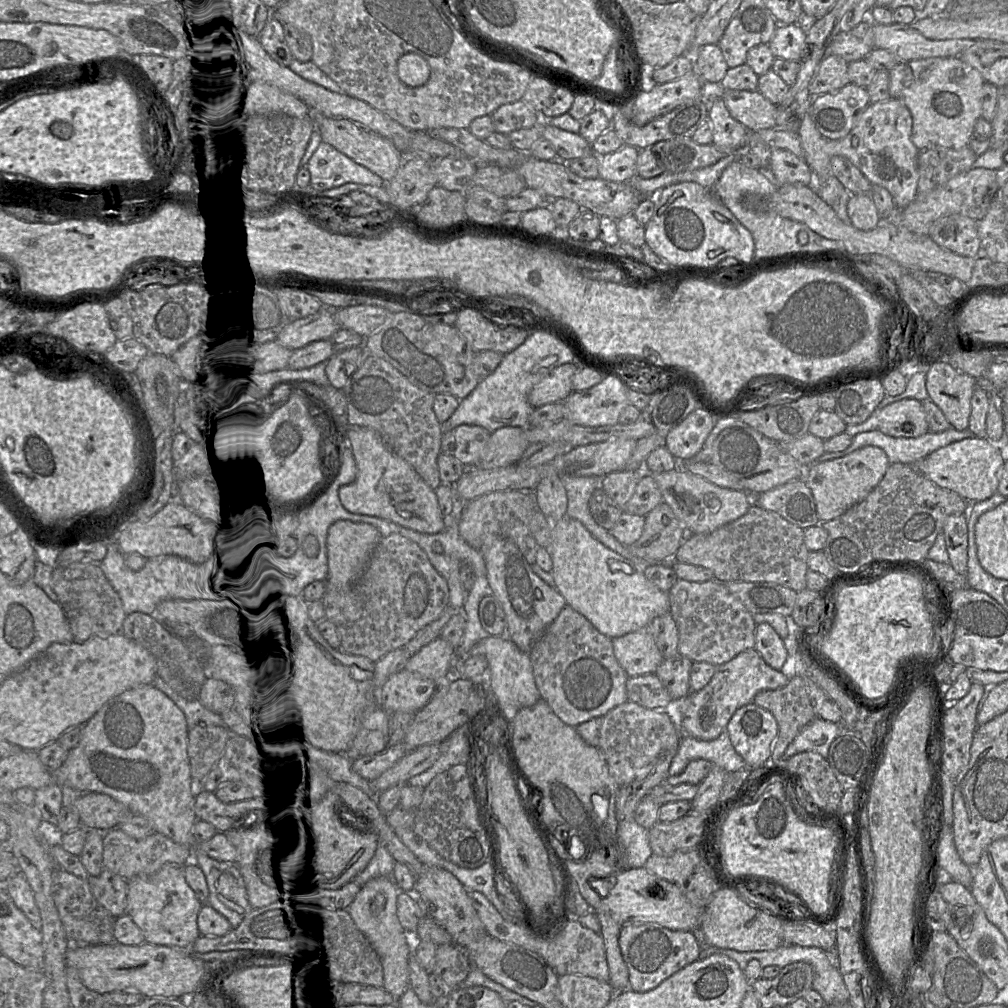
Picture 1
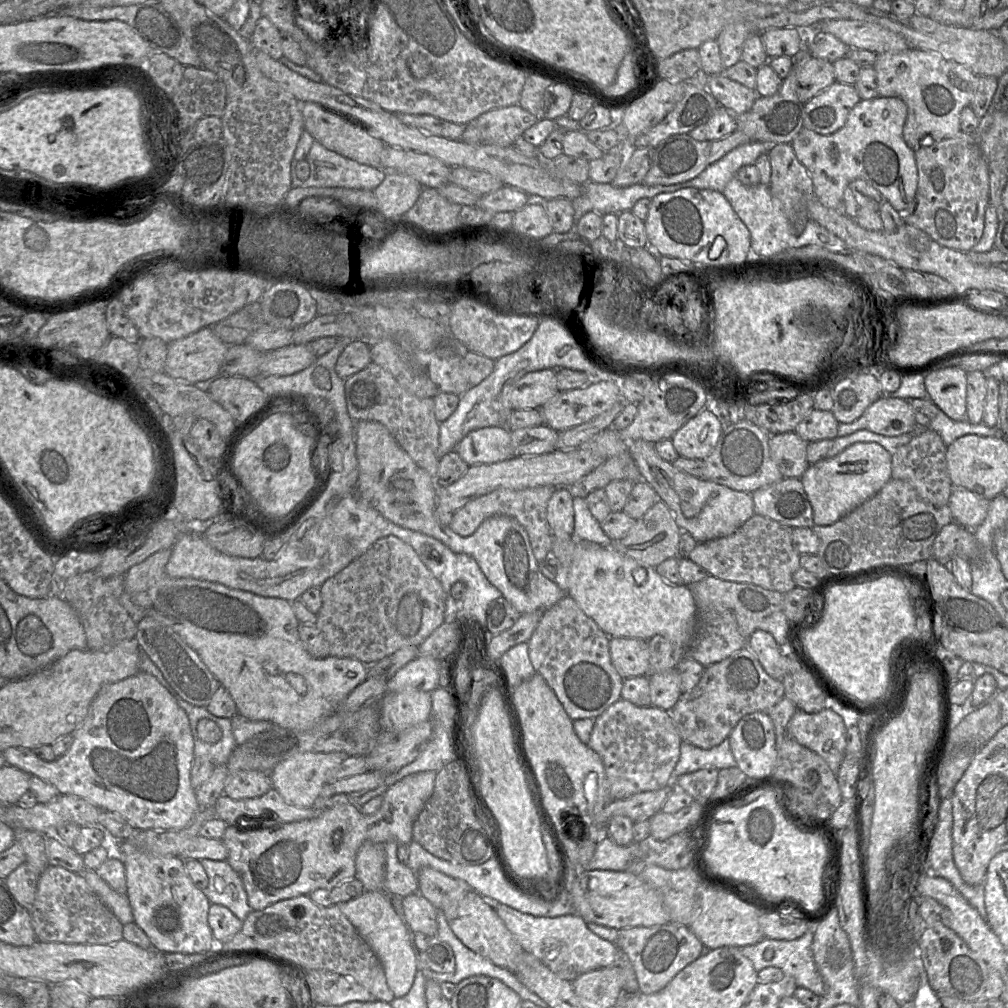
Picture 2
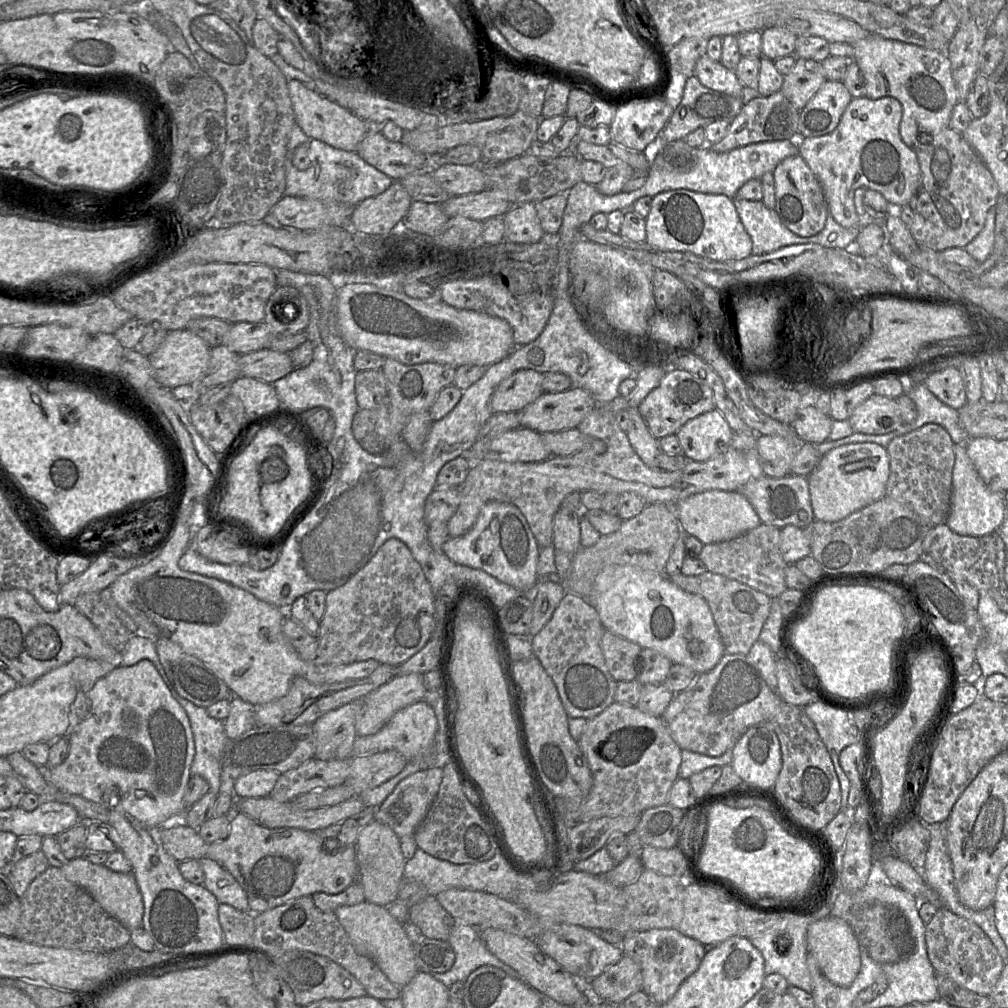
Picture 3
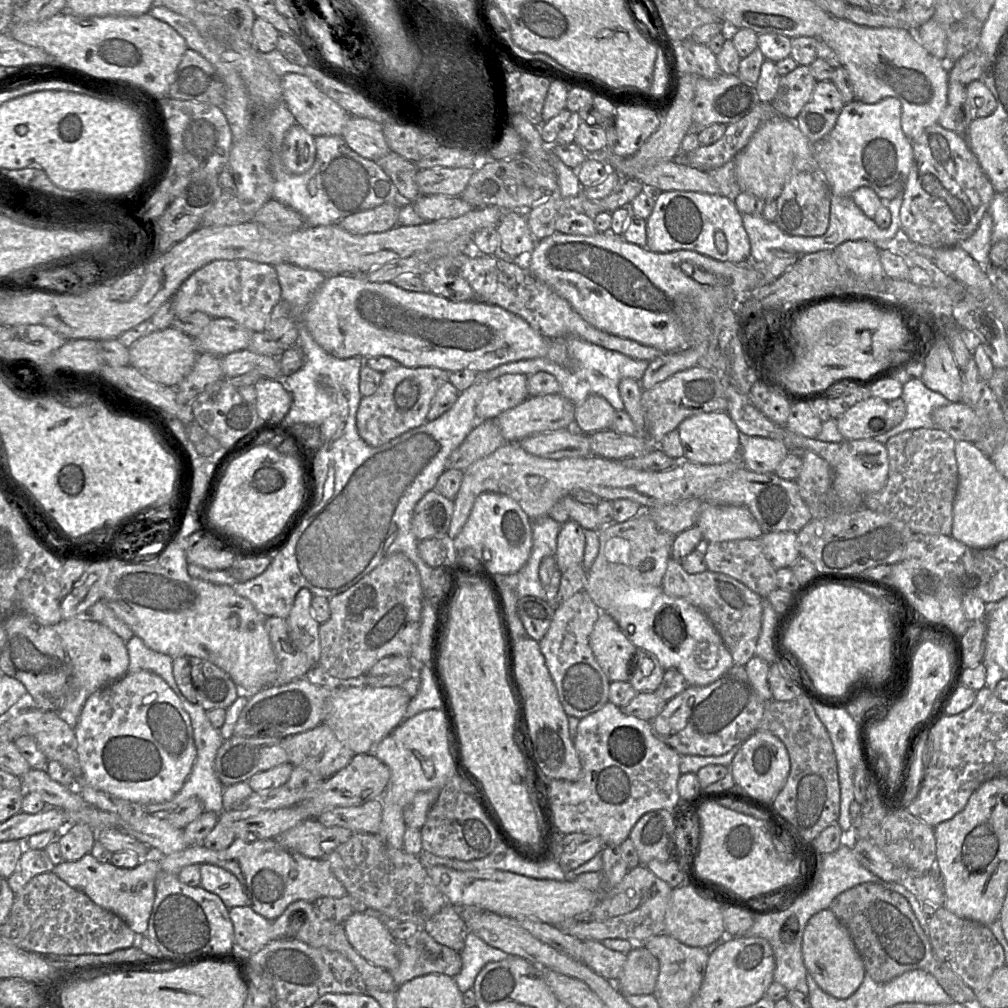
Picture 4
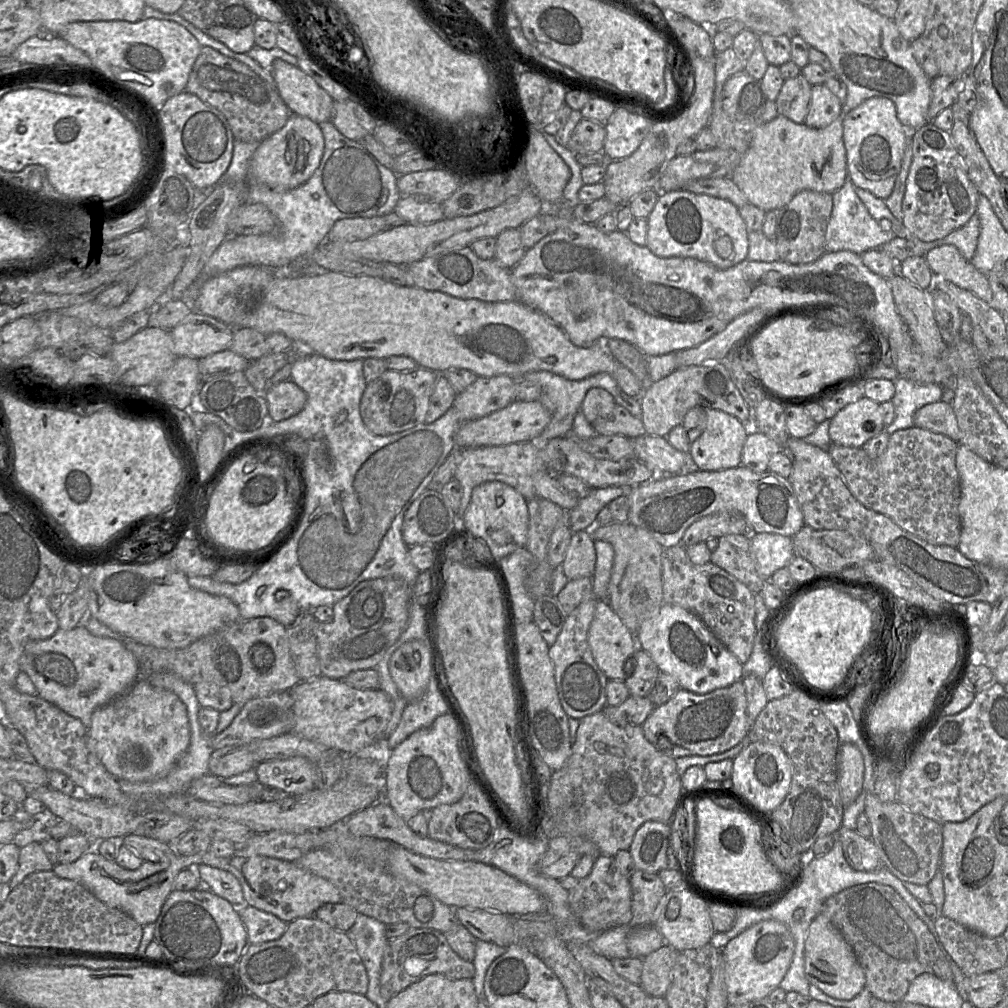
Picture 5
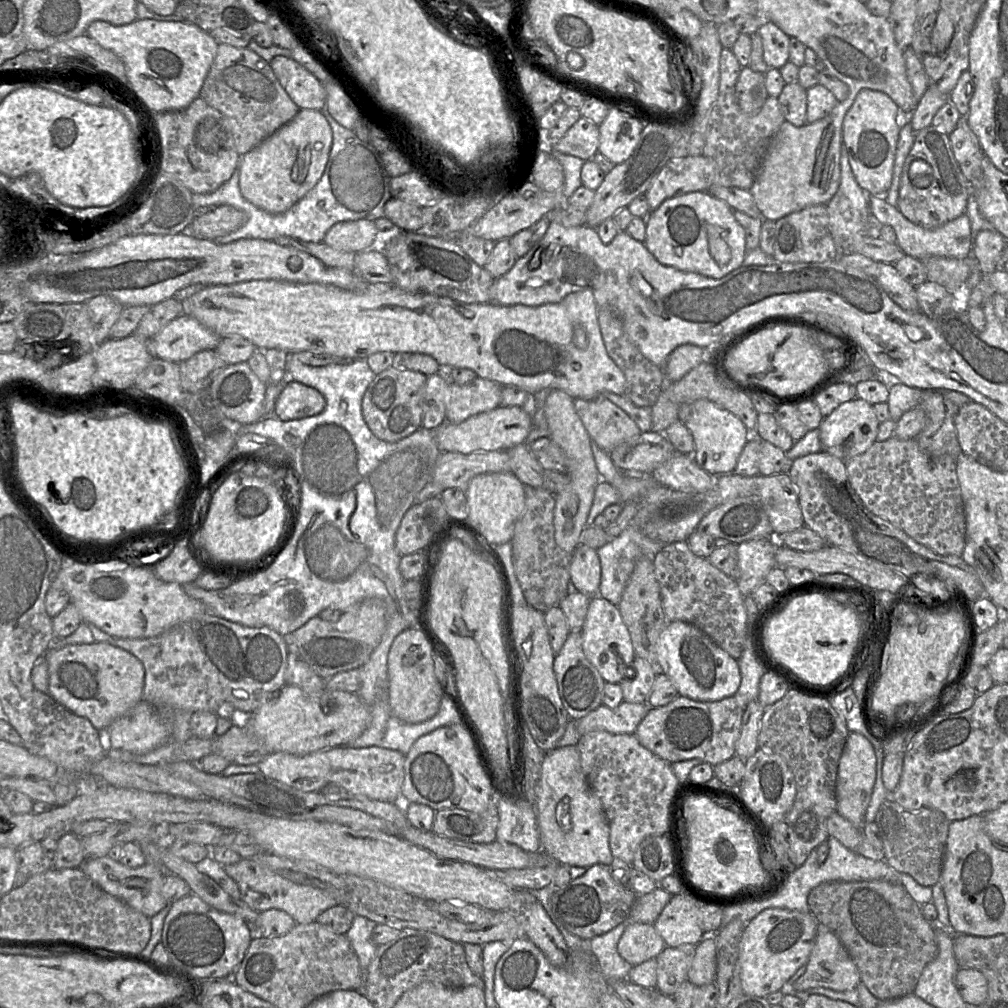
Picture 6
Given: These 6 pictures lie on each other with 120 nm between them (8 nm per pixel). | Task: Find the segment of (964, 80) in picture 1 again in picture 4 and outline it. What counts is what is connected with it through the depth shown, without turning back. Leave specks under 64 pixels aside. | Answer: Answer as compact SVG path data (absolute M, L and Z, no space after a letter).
M830 17L819 39L834 50L847 70L855 100L873 104L894 97L900 101L901 127L910 140L938 122L948 105L949 64L931 55L920 44L914 31L860 26L846 19Z

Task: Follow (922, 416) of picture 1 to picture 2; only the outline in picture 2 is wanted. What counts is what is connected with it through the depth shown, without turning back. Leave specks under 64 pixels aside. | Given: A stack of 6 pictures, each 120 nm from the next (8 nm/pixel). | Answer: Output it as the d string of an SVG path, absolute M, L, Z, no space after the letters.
M882 395L864 412L867 429L888 437L910 432L916 425L910 403L898 397Z

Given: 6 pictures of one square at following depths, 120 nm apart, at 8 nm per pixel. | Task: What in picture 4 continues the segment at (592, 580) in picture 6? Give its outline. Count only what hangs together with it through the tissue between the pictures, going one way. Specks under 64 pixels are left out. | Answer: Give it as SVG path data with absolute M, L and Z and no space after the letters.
M569 519L563 523L557 537L558 570L563 573L572 566L582 565L585 543L584 529L578 522Z

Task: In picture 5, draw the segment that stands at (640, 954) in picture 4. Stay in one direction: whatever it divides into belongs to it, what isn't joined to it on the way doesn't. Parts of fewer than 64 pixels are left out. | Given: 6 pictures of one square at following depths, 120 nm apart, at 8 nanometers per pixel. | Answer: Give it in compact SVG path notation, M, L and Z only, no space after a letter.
M665 943L656 951L642 958L643 969L639 986L648 995L665 996L678 953Z

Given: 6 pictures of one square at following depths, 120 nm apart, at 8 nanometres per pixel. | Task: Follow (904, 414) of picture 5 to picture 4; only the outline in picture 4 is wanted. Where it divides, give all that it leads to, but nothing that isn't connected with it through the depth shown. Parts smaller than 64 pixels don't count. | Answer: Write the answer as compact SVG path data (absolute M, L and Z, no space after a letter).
M914 378L903 385L901 398L906 405L904 420L886 433L874 437L875 441L886 444L891 437L906 430L935 428L935 423L932 419L933 410L951 403L942 394L927 388L919 378Z

